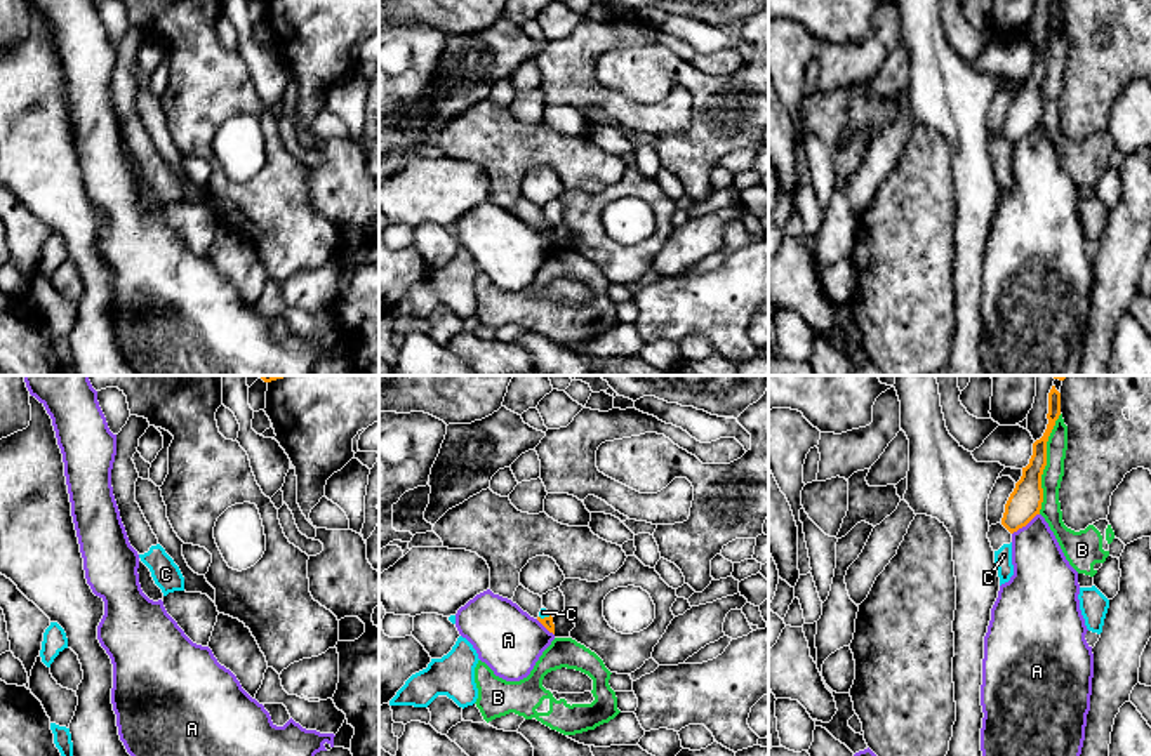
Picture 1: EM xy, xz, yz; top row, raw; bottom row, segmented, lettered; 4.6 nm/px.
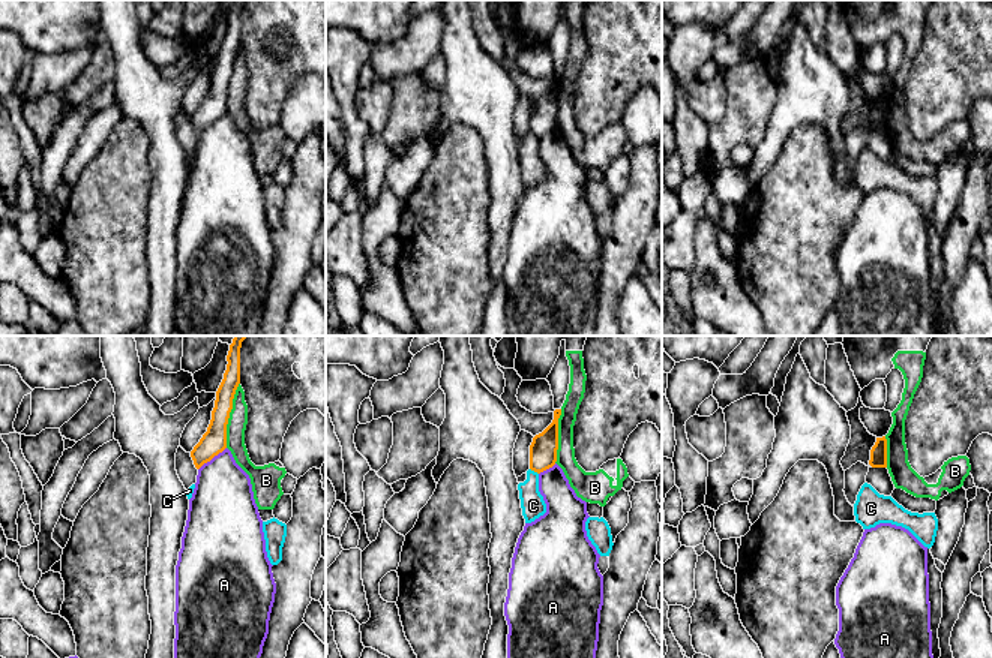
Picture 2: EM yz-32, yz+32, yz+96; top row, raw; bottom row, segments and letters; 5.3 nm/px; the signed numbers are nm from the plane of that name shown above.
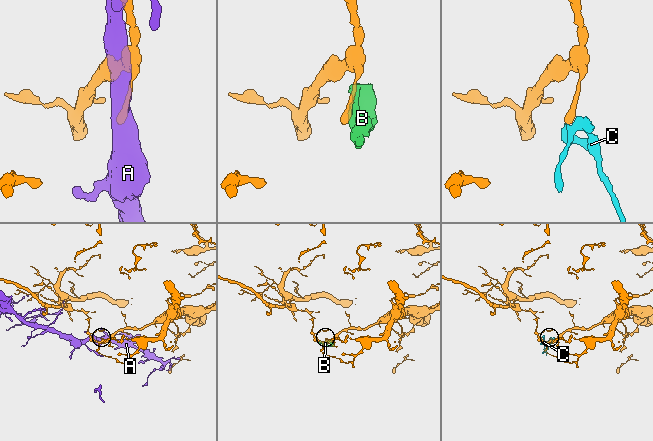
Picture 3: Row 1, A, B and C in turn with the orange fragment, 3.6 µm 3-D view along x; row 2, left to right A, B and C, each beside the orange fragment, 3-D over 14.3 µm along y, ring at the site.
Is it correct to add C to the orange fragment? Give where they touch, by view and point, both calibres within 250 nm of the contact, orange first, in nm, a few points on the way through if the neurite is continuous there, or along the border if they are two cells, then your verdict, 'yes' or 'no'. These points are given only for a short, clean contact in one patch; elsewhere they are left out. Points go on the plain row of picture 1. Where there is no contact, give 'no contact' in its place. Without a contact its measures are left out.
contact xz (545, 228); calibres 50 and 40 nm; border xz (550, 226), (539, 228); no

